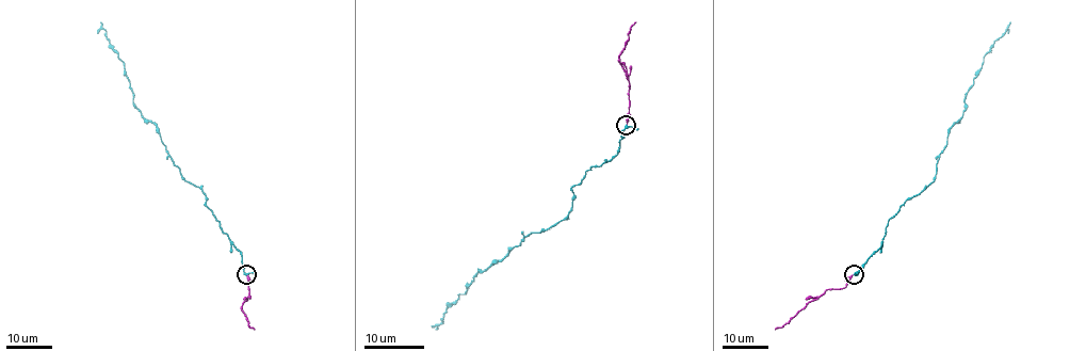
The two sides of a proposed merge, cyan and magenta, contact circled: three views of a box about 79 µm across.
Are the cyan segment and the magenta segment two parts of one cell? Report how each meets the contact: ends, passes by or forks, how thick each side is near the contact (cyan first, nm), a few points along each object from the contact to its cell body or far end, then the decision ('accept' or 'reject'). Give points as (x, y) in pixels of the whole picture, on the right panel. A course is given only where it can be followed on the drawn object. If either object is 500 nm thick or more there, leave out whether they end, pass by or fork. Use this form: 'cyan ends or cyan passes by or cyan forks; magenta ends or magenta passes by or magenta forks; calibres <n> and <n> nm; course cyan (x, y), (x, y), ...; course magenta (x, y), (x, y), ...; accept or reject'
cyan passes by; magenta passes by; calibres 260 and 180 nm; course cyan (854, 274), (881, 245), (885, 227), (902, 205), (934, 181), (950, 128), (966, 108), (965, 93), (1010, 21); course magenta (853, 275), (843, 288), (827, 289), (775, 330); accept

